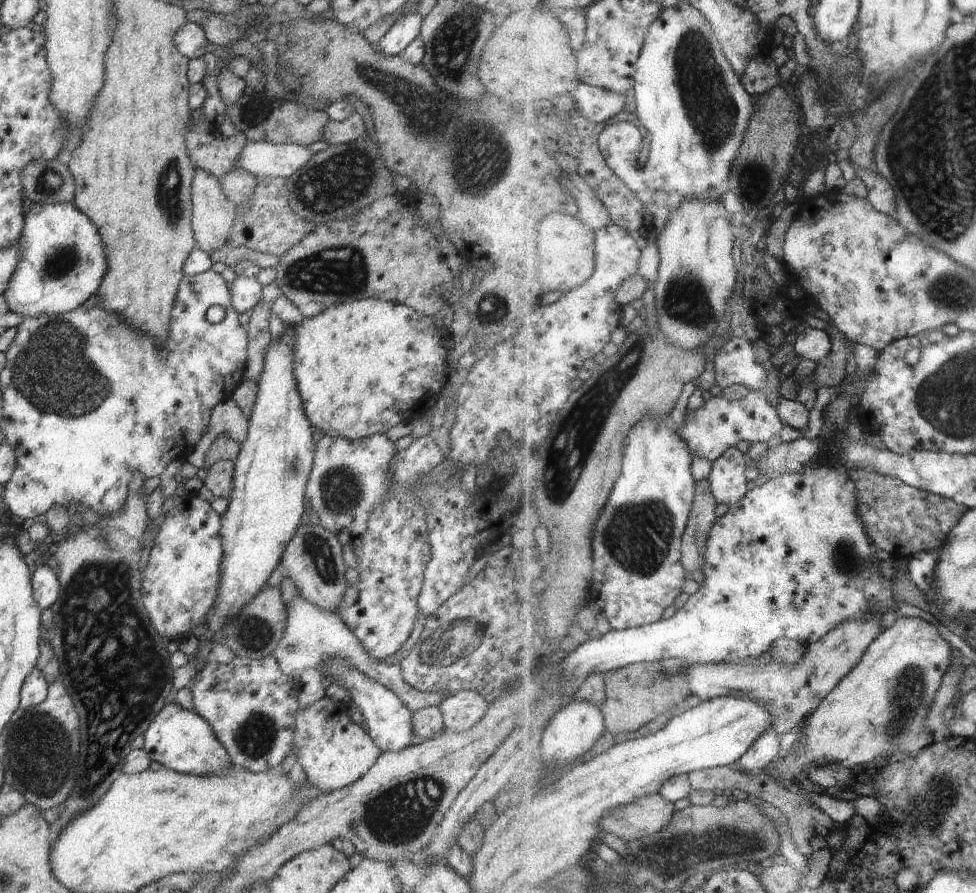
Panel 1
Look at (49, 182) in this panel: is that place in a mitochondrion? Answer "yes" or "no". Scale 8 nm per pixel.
yes

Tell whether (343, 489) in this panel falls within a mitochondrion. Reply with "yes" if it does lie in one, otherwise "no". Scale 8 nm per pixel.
yes

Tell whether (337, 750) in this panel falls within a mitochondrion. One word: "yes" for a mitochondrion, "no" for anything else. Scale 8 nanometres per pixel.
no

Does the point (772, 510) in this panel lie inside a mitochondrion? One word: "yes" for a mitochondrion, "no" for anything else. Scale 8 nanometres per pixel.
no

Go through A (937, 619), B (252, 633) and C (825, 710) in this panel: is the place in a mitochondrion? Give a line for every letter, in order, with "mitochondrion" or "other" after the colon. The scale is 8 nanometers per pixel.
A: other
B: mitochondrion
C: other

